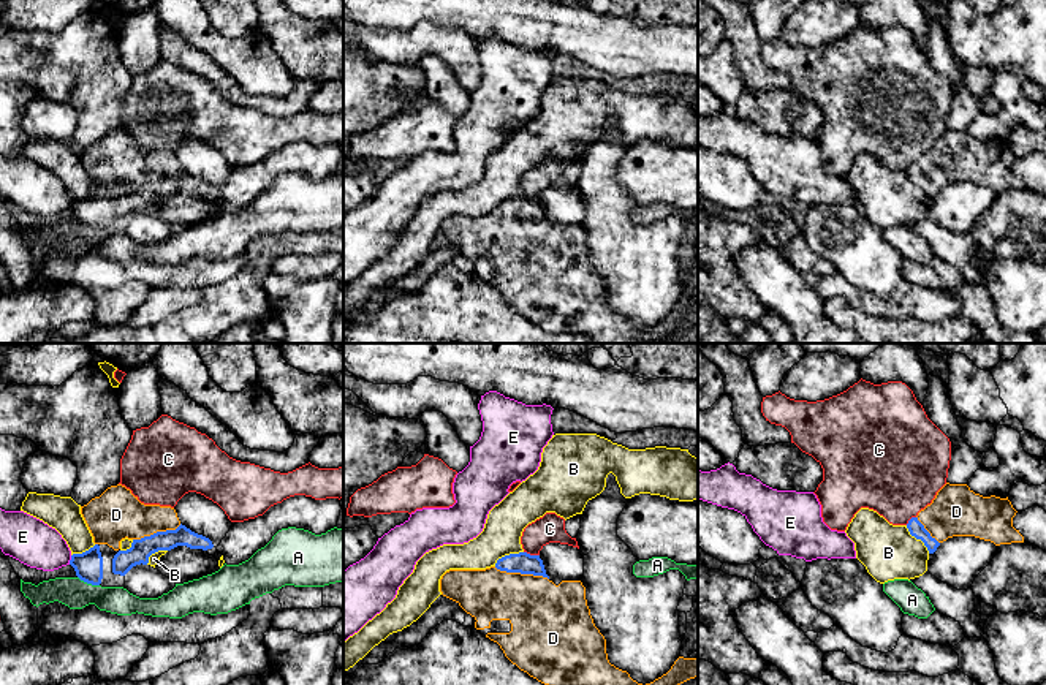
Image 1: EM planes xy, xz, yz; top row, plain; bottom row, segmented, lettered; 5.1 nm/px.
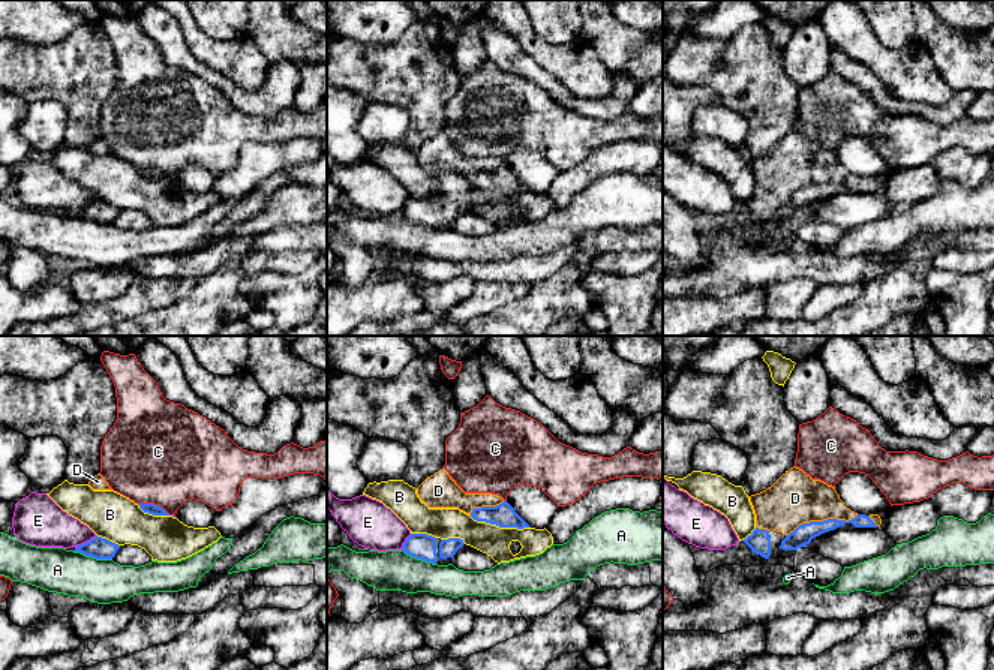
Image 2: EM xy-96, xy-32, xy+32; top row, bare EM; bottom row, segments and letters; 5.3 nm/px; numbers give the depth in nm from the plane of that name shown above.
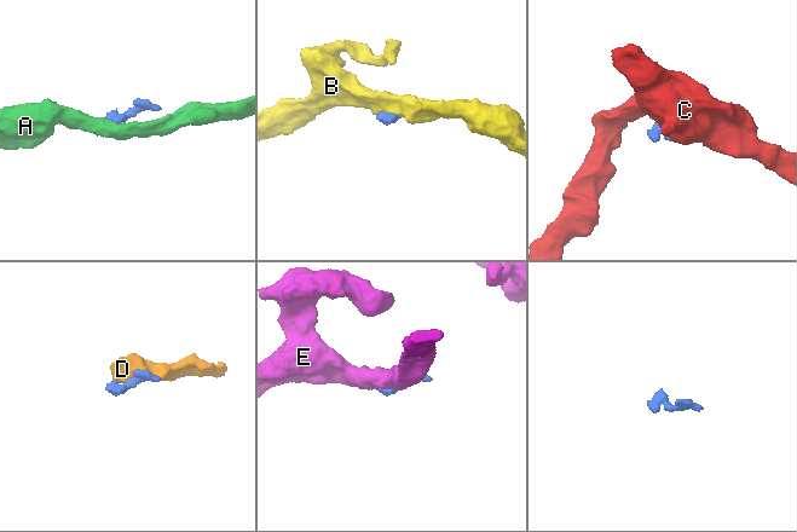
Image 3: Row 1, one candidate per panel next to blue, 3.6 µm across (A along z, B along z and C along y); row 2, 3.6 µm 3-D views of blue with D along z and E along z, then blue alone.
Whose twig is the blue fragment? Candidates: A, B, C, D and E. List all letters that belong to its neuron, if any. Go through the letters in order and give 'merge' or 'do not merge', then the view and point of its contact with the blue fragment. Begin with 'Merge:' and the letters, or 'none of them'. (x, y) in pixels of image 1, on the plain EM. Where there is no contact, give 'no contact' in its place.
Merge: D
A: do not merge | xy (89, 228)
B: do not merge | yz (918, 184)
C: do not merge | xz (532, 201)
D: merge | xz (521, 219)
E: do not merge | xy (70, 206)

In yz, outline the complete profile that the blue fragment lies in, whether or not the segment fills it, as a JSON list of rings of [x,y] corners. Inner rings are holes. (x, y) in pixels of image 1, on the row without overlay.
[[[946,128],[932,149],[908,166],[907,174],[911,182],[924,188],[929,199],[934,199],[943,187],[953,182],[975,182],[995,191],[1024,188],[1024,182],[1013,172],[1016,158],[1008,142],[983,142],[975,139],[967,130]]]

